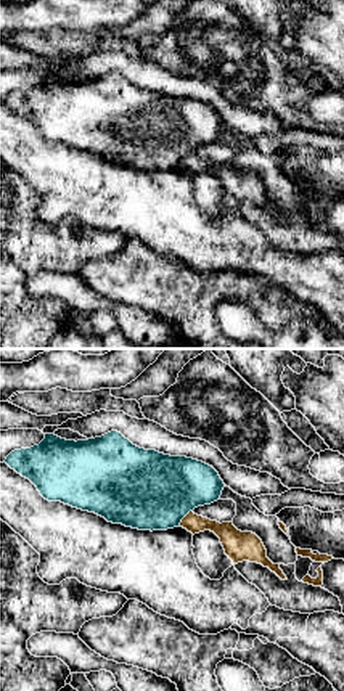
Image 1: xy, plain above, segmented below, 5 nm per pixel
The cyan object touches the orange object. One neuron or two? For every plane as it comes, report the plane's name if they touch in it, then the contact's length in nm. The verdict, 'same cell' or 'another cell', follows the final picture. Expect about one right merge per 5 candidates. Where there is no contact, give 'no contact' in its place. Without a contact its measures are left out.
contact in xy; length 100 nm

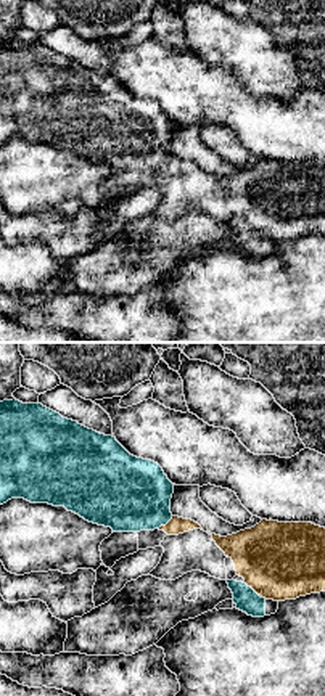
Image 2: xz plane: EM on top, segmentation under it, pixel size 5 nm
contact in xz; length 100 nm

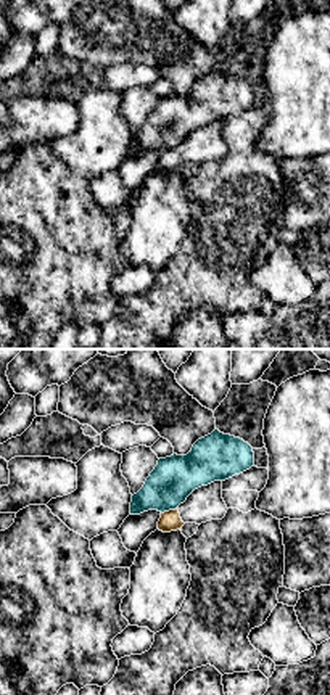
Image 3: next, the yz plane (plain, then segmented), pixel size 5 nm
contact in yz; length 90 nm

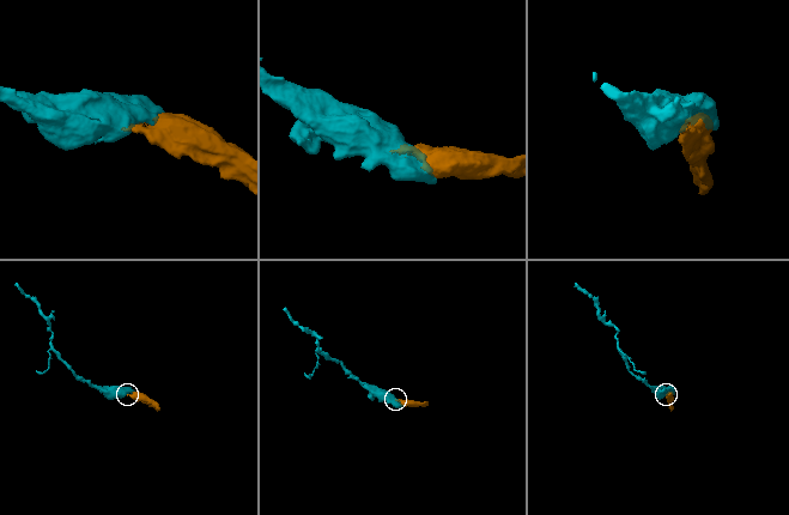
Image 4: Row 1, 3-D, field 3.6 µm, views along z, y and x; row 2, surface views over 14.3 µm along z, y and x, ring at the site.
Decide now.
another cell

